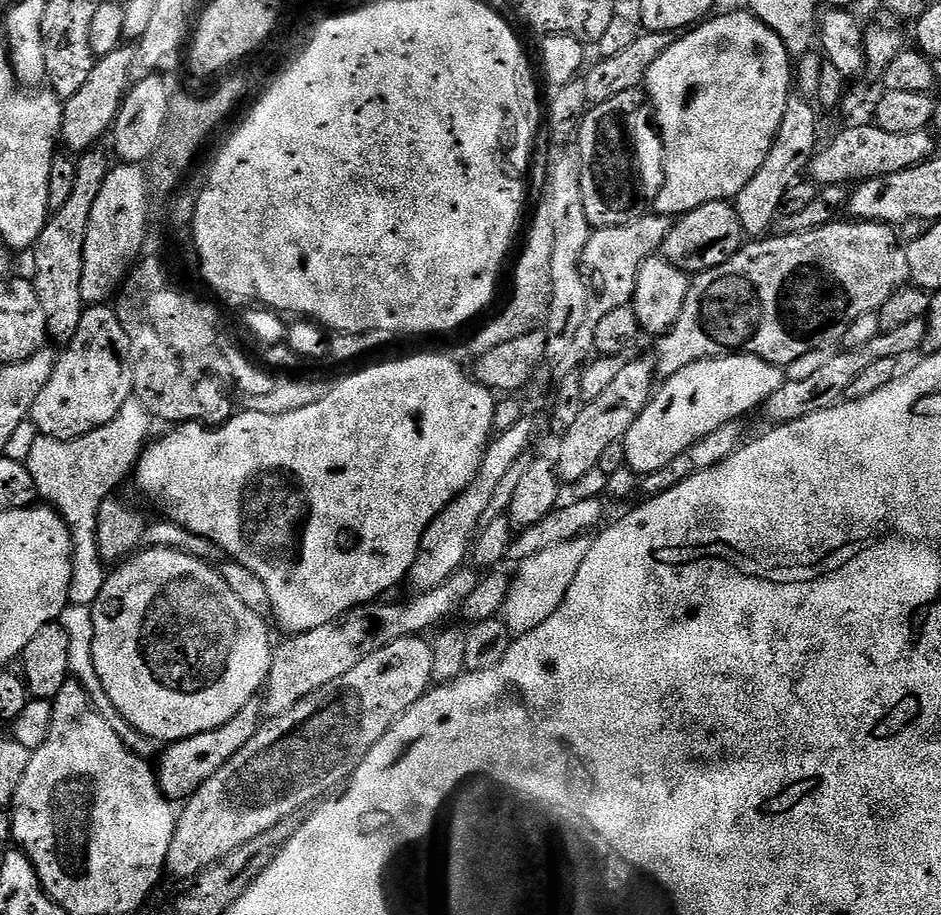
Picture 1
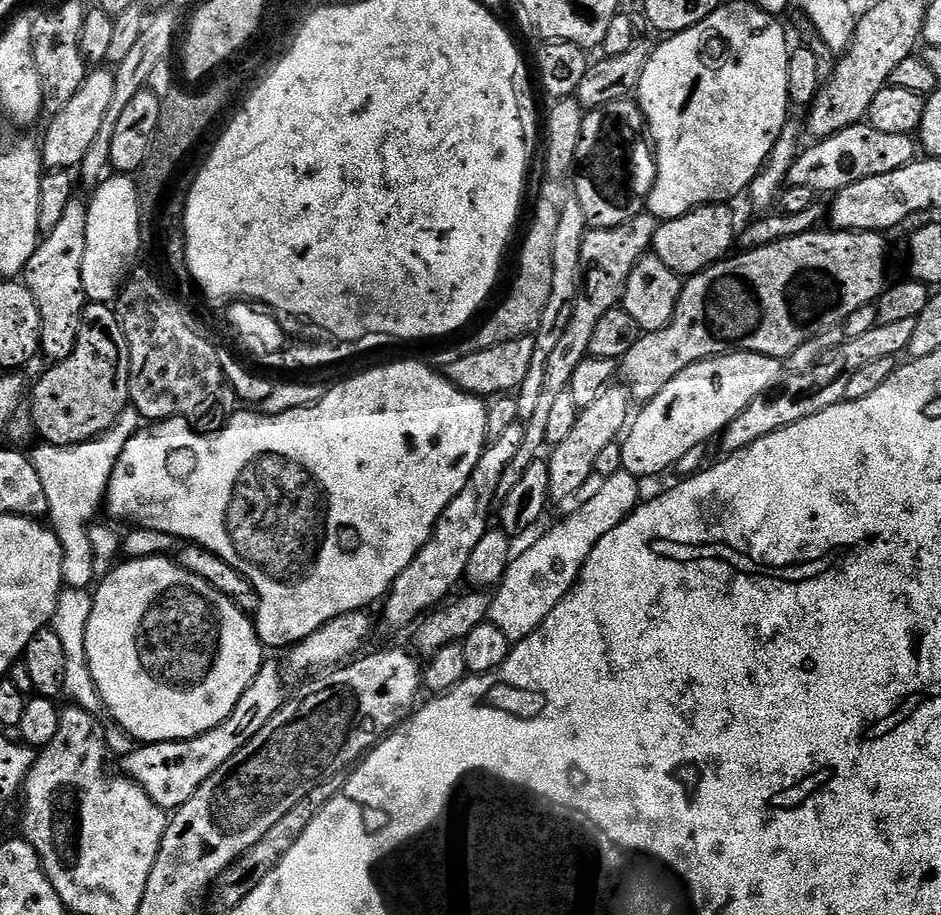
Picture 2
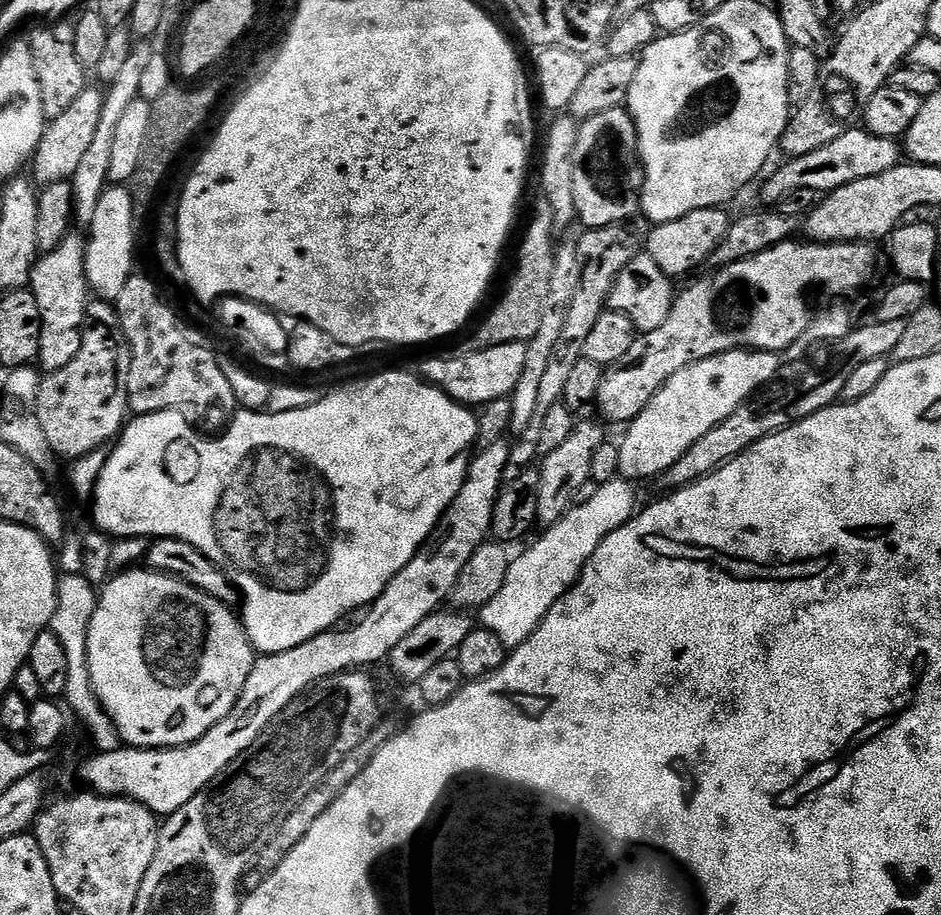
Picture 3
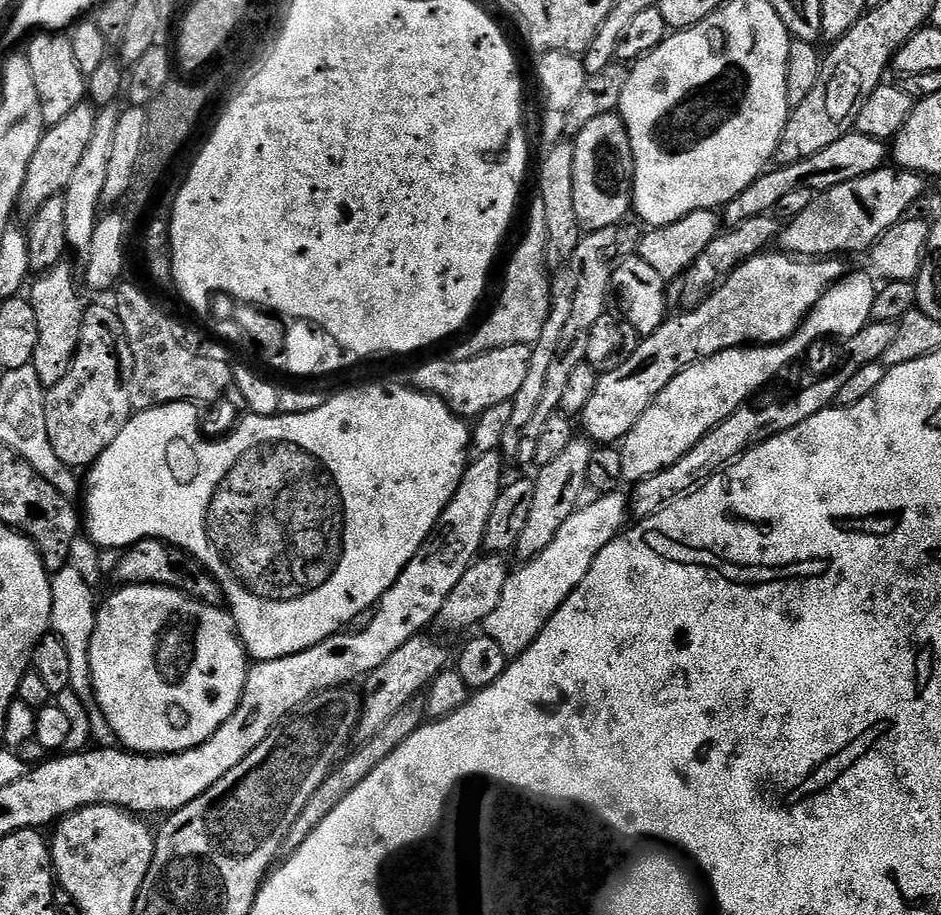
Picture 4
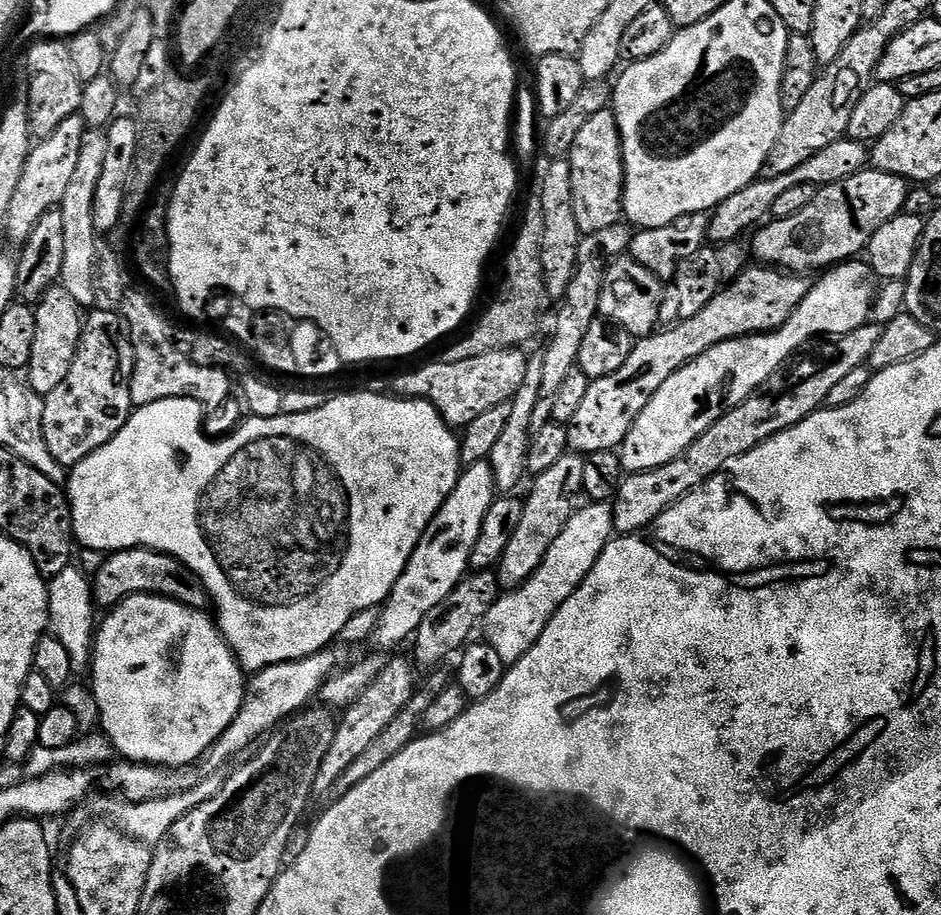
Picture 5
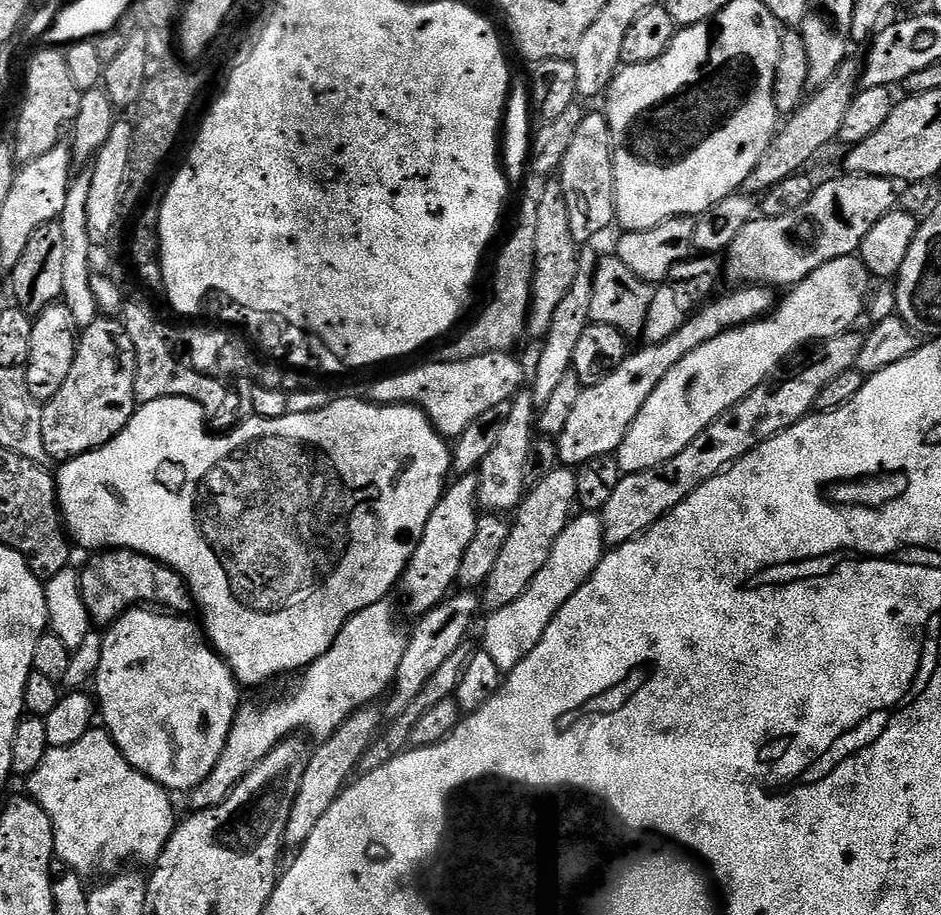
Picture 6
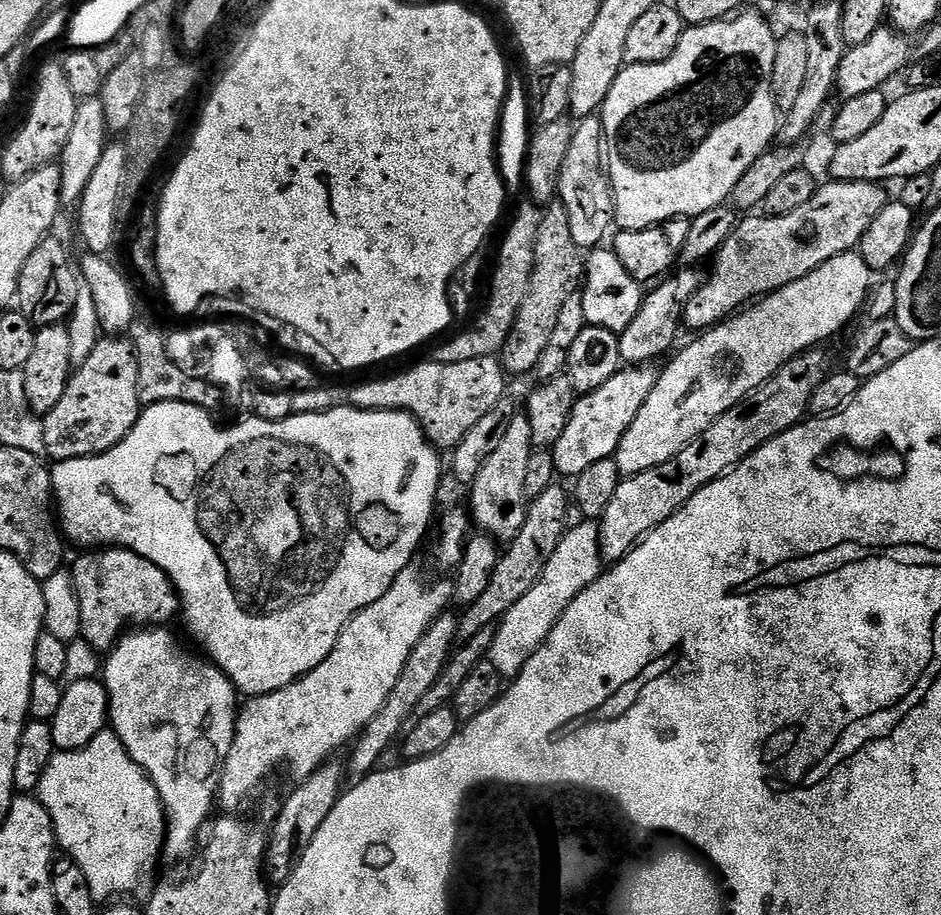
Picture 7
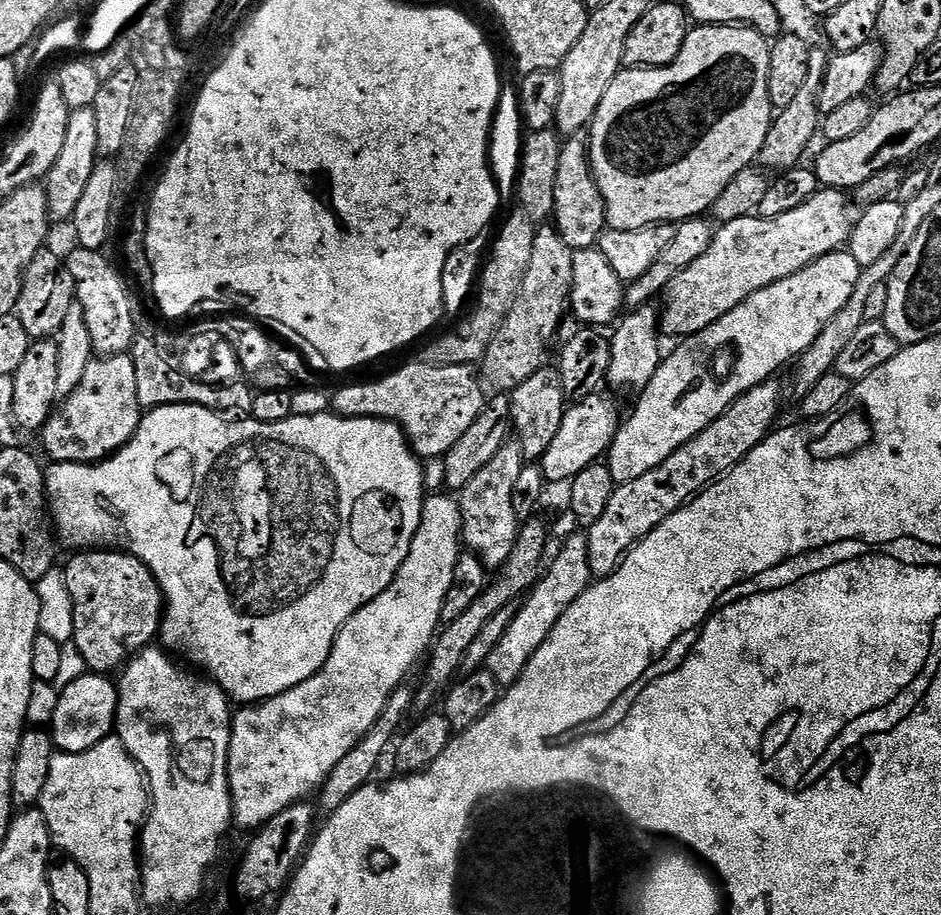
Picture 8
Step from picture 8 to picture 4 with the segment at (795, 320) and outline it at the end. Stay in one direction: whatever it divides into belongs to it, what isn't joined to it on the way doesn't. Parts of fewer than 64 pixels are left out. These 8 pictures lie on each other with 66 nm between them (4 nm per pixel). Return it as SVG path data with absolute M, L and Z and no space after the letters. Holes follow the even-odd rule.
M849 271L837 284L828 288L824 297L812 307L808 319L801 324L800 329L788 340L783 340L781 344L728 348L725 352L719 352L705 360L697 360L695 364L691 364L686 370L679 372L666 386L666 390L662 390L658 394L658 398L648 407L646 414L642 414L642 418L638 418L638 422L630 430L630 434L625 436L619 445L622 454L622 474L625 481L645 480L658 474L666 466L678 462L678 458L686 455L715 424L725 420L730 414L734 414L741 404L757 395L767 385L764 384L767 380L774 379L791 360L798 359L815 340L820 340L823 336L847 338L858 334L858 330L862 330L872 320L874 298L878 291L877 281L867 271L865 272Z

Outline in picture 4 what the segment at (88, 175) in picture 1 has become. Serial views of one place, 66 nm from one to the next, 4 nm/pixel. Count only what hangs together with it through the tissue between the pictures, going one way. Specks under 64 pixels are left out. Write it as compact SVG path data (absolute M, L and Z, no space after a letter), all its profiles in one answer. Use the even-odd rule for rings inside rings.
M68 262L54 265L49 272L39 273L31 281L30 292L31 288L30 299L38 317L38 347L34 350L31 364L44 388L50 389L66 378L66 370L70 370L72 359L76 357L86 304L80 301L80 288Z

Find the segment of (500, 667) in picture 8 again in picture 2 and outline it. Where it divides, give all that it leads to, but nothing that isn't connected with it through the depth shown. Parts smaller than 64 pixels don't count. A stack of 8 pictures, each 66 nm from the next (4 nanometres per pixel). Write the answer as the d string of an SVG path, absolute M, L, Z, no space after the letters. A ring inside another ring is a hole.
M626 471L613 476L603 477L600 489L585 502L581 508L576 508L561 524L556 524L545 536L540 536L524 553L513 555L512 561L499 584L491 593L492 605L488 611L488 620L506 638L513 642L525 640L562 602L562 598L576 584L580 571L584 568L586 558L641 503L641 481Z

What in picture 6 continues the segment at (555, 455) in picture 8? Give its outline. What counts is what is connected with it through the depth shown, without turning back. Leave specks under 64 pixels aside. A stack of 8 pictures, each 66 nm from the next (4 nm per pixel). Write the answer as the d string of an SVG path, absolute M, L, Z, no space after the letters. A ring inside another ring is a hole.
M740 286L728 291L732 292L726 293L721 300L713 299L691 313L676 334L671 334L661 344L642 347L641 352L633 351L622 366L610 374L610 378L602 378L602 382L589 384L581 391L566 422L566 430L562 430L556 440L561 465L575 470L599 456L613 455L626 438L634 418L638 418L642 406L646 406L646 398L654 394L658 382L662 382L662 378L666 378L666 374L670 374L670 370L674 370L690 350L698 350L698 346L710 342L710 338L718 338L718 334L749 324L751 320L760 320L773 311L774 292L771 287Z

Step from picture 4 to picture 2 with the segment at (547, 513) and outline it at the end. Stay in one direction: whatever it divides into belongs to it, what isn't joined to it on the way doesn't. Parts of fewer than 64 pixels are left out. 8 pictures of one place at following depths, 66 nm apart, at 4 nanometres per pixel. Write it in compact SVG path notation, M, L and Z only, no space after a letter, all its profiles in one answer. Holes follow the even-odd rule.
M609 386L600 395L598 402L580 410L578 422L574 422L570 435L563 442L555 444L551 449L552 456L547 457L550 470L548 495L553 501L568 500L571 496L578 495L583 490L584 483L590 478L593 479L600 451L621 439L622 433L629 427L633 412L632 394L623 386Z

